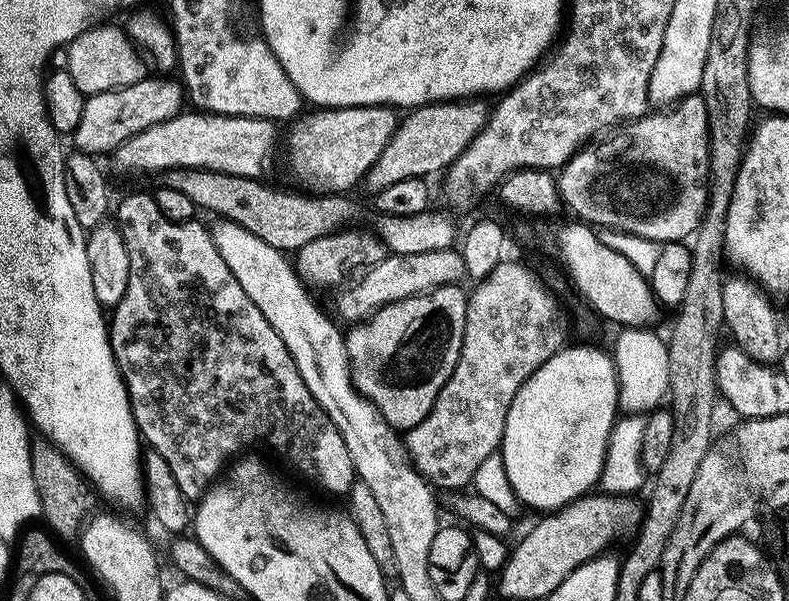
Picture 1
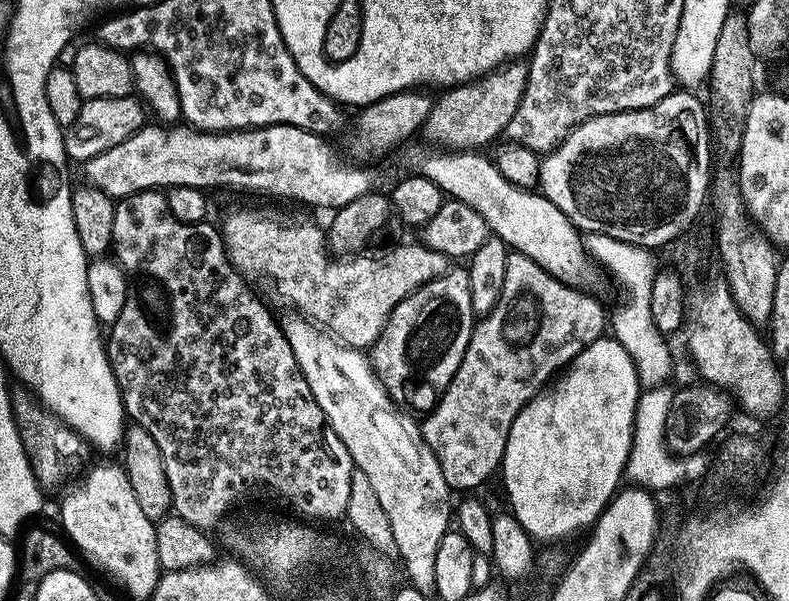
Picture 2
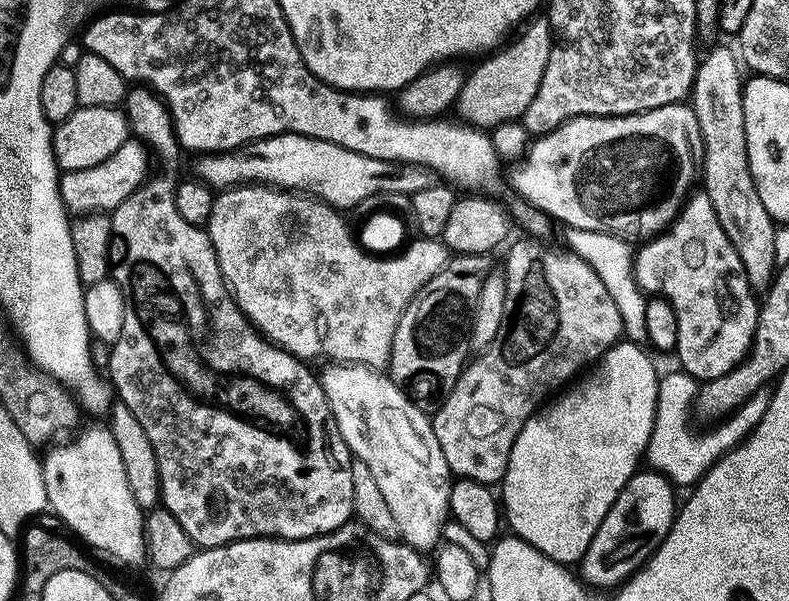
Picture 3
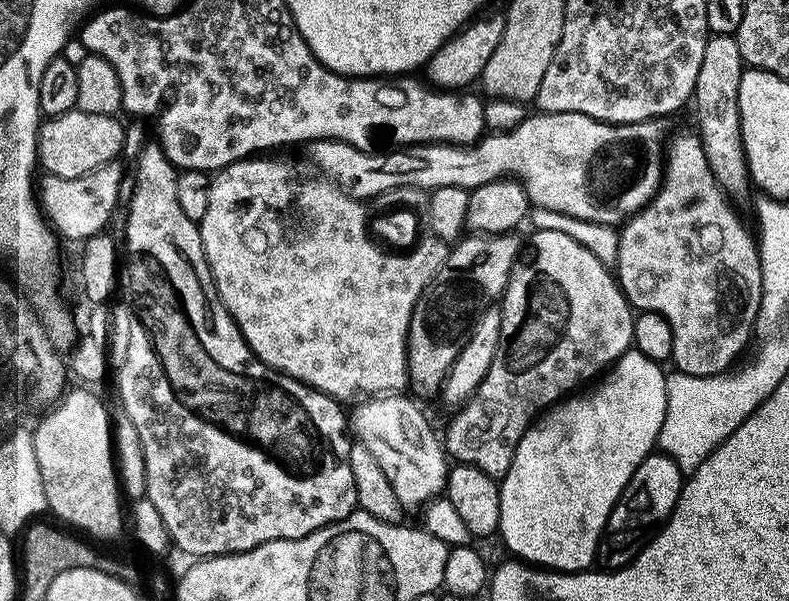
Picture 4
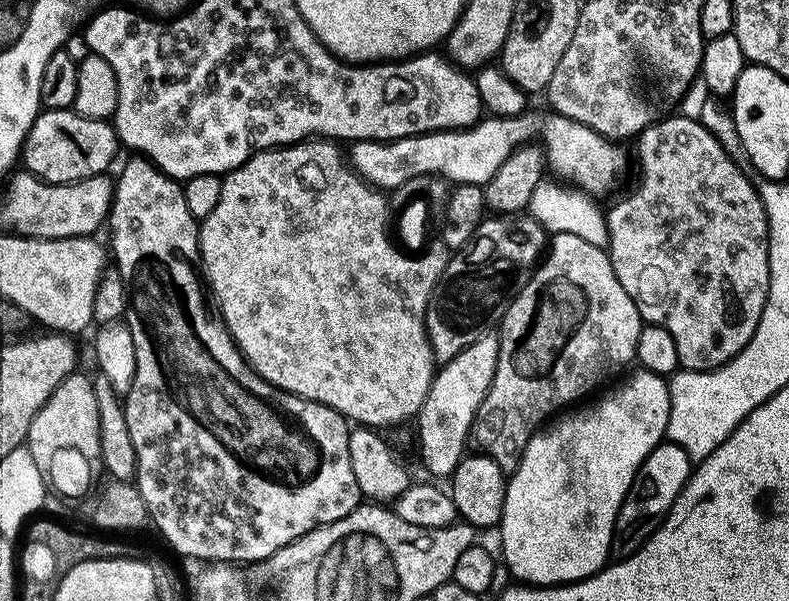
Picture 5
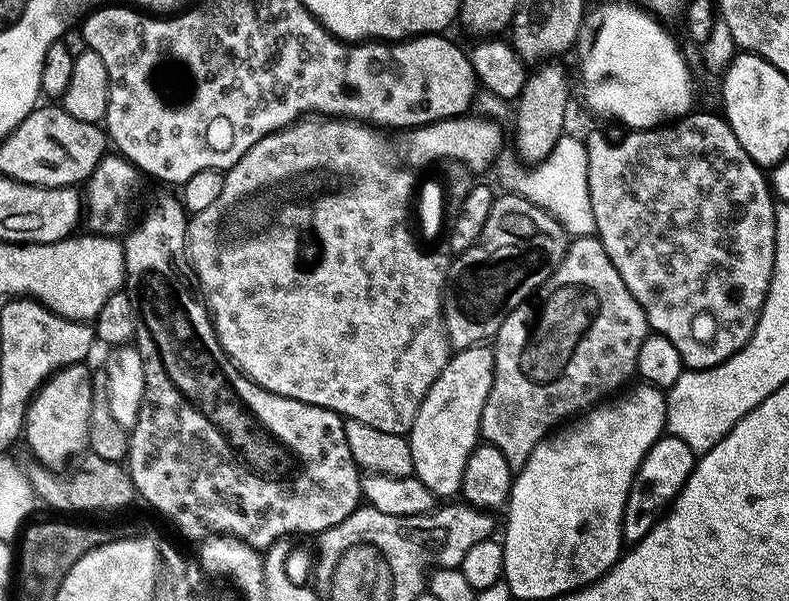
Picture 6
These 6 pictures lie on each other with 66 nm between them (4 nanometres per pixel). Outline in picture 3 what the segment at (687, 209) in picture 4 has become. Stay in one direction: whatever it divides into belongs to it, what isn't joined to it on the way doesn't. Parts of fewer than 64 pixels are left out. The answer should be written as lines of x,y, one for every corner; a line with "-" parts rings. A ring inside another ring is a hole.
697,191
681,208
668,231
647,241
641,248
644,249
635,253
636,281
641,292
652,298
663,297
674,306
674,314
678,314
675,355
680,356
679,367
697,382
712,381
730,374
748,359
752,351
762,304
759,299
756,301
757,293
748,281
746,266
742,266
742,258
738,258
738,250
734,250
734,242
730,242
722,222
718,222
718,214
707,192

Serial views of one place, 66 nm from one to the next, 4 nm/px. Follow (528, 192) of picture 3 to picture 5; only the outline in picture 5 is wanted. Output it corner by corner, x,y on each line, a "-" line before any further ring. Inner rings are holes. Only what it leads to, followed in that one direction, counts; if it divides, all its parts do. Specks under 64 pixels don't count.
533,114
519,118
488,118
462,132
432,132
429,136
406,138
414,142
414,148
424,148
424,176
436,176
453,185
479,184
487,186
502,170
502,166
516,153
517,148
527,145
539,134
544,141
546,164
557,172
561,181
575,186
579,191
593,198
608,196
624,184
628,176
627,147
607,140
594,130
582,126
565,116
548,114
544,121

